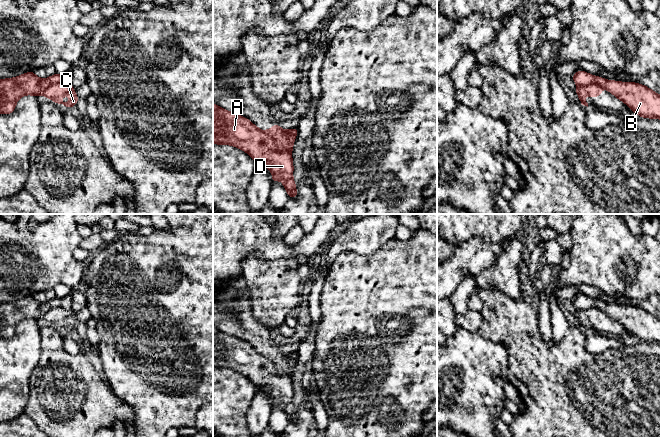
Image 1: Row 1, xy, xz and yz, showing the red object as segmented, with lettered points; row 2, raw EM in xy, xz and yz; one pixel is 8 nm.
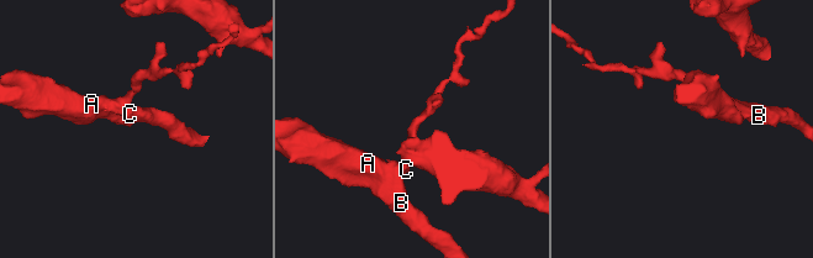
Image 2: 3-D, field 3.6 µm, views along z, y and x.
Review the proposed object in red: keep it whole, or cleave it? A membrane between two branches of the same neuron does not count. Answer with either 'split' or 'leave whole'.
split

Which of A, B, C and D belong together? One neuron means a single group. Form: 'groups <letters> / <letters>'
groups A B D / C

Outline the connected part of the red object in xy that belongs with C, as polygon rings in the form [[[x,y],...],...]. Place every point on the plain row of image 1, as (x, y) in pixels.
[[[53,307],[49,309],[43,314],[41,319],[67,332],[73,332],[79,324],[74,312],[70,309],[64,309],[63,307]]]

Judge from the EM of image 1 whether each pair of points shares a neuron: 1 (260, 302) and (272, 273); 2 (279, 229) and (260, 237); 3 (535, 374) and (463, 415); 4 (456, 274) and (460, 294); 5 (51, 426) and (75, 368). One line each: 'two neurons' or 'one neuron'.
1: one neuron
2: two neurons
3: two neurons
4: two neurons
5: one neuron

